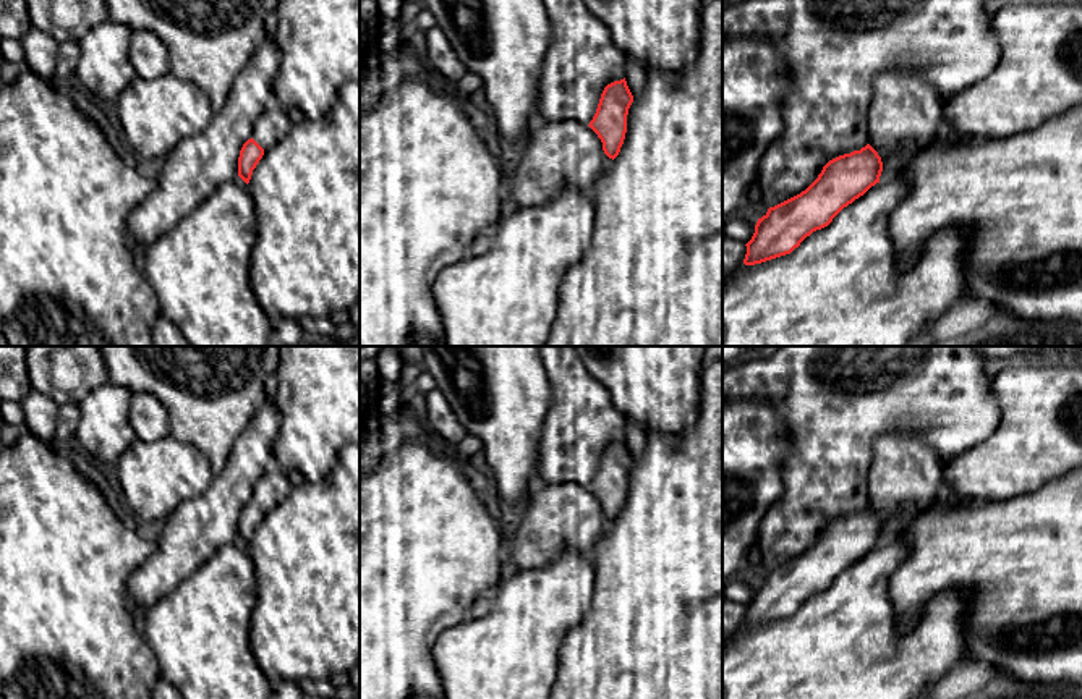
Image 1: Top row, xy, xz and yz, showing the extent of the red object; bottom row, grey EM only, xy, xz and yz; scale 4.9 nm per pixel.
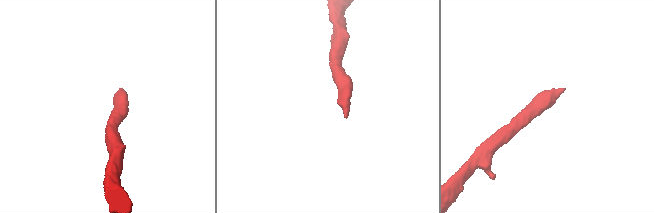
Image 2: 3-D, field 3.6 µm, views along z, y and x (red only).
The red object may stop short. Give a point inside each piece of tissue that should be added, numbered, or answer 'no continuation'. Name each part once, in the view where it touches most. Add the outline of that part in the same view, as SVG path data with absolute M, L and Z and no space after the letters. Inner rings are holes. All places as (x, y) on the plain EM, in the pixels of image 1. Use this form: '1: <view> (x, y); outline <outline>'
1: xy (274, 486); outline M274 464L254 484L253 502L267 513L288 497L293 482L292 474Z

